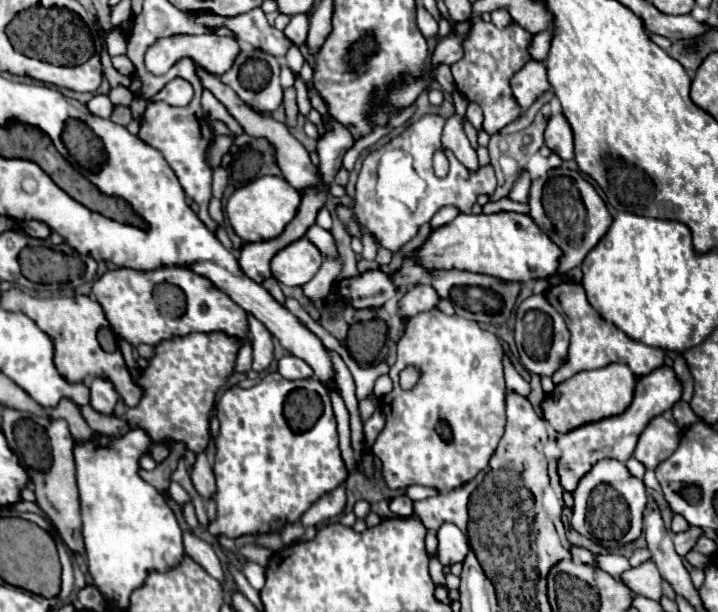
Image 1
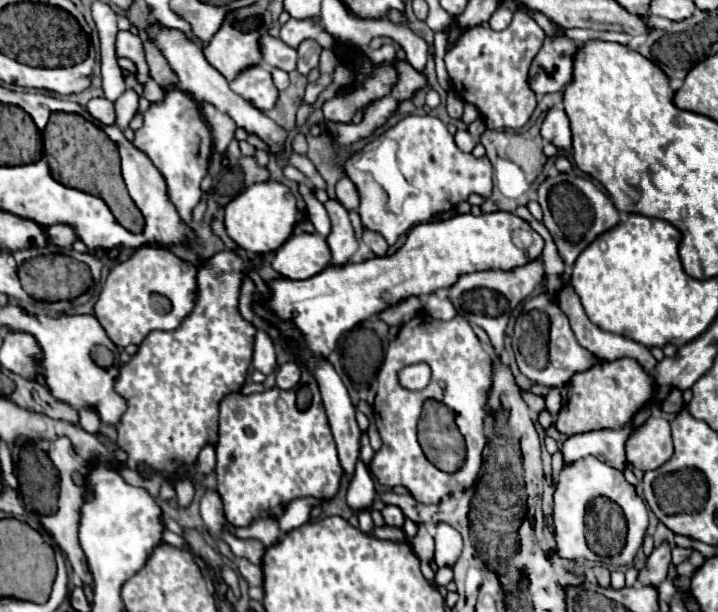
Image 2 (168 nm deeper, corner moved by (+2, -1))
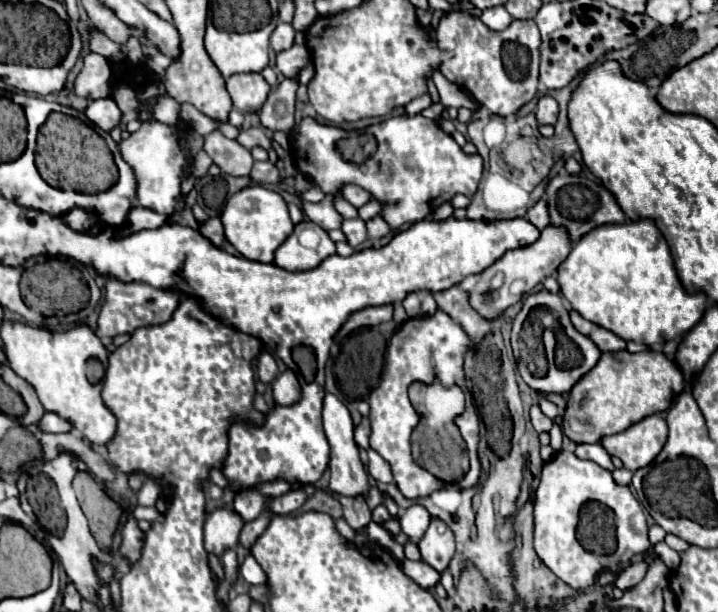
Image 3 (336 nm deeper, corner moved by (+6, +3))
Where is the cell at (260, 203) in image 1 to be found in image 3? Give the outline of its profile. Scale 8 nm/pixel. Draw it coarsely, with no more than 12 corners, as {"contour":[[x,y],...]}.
{"contour":[[264,185],[234,193],[220,215],[226,239],[272,263],[294,223]]}

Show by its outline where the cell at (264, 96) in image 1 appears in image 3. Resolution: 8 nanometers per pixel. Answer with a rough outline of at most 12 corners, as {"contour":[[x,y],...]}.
{"contour":[[260,73],[226,79],[236,109],[260,111],[270,85]]}

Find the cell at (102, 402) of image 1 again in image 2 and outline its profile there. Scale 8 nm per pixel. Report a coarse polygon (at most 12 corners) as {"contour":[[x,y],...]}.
{"contour":[[90,409],[78,411],[78,425],[98,435],[100,419]]}

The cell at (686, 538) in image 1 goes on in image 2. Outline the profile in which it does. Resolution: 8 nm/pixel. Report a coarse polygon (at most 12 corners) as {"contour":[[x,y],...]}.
{"contour":[[670,545],[656,547],[638,569],[642,585],[660,585],[670,571]]}

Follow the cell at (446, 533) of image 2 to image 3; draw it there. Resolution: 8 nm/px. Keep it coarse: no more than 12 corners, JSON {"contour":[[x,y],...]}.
{"contour":[[432,519],[418,547],[442,573],[454,555],[454,533]]}

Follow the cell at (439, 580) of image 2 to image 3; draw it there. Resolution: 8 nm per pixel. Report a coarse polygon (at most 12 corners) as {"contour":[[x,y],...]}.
{"contour":[[402,561],[402,571],[432,589],[440,573],[424,561]]}

